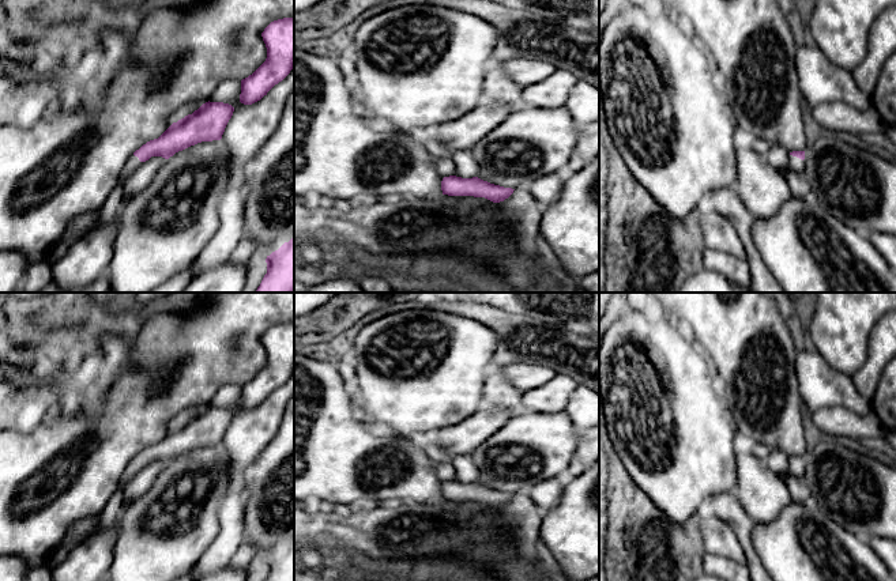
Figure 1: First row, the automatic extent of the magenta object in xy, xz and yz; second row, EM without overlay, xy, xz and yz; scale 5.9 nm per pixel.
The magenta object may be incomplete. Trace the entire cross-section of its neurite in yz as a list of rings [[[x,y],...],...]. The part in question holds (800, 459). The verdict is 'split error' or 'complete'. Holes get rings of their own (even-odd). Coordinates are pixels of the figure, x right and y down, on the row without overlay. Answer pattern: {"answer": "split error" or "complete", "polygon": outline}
{"answer": "split error", "polygon": [[[793,456],[790,457],[790,472],[801,479],[805,474],[805,456]]]}

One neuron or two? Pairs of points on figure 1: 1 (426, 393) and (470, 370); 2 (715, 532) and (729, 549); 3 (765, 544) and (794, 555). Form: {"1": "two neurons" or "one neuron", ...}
{"1": "one neuron", "2": "one neuron", "3": "one neuron"}

